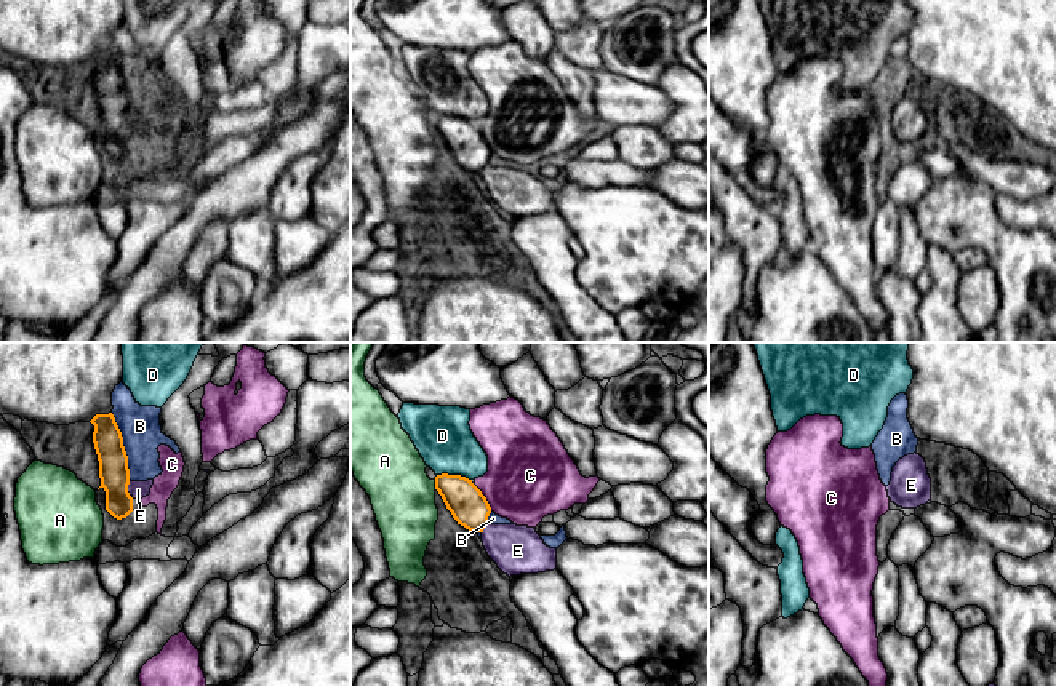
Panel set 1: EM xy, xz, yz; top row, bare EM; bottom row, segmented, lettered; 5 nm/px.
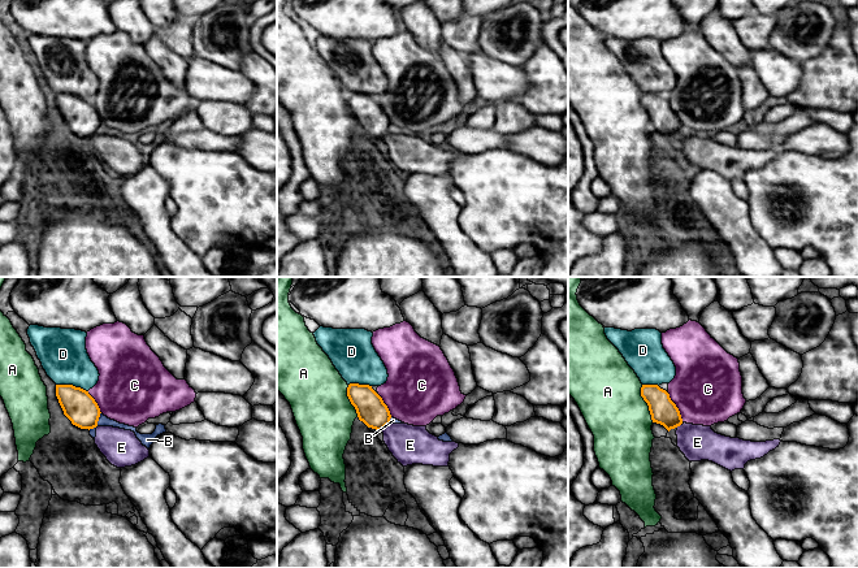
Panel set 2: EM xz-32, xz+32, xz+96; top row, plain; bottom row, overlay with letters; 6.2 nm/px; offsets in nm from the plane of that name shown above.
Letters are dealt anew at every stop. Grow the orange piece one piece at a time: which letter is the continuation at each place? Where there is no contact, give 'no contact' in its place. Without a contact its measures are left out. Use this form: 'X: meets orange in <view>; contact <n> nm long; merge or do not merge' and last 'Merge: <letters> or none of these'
A: meets orange in xz; contact 50 nm long; do not merge
B: meets orange in xy; contact 340 nm long; do not merge
C: meets orange in xz; contact 160 nm long; do not merge
D: meets orange in xz; contact 180 nm long; do not merge
E: meets orange in xy; contact 100 nm long; do not merge
Merge: none of these

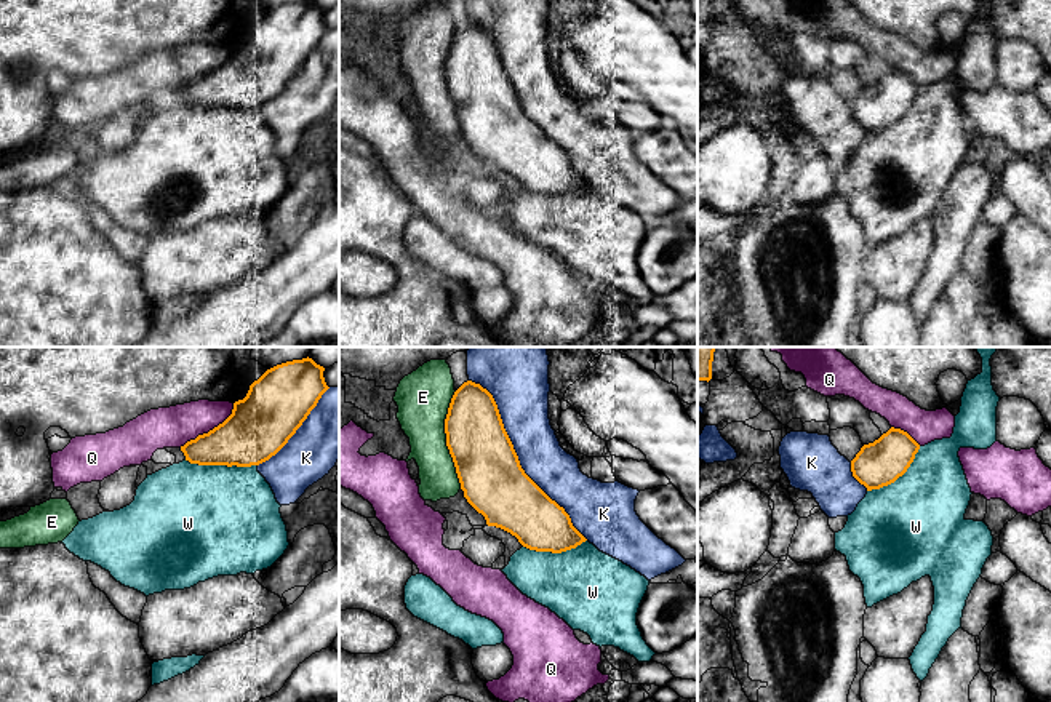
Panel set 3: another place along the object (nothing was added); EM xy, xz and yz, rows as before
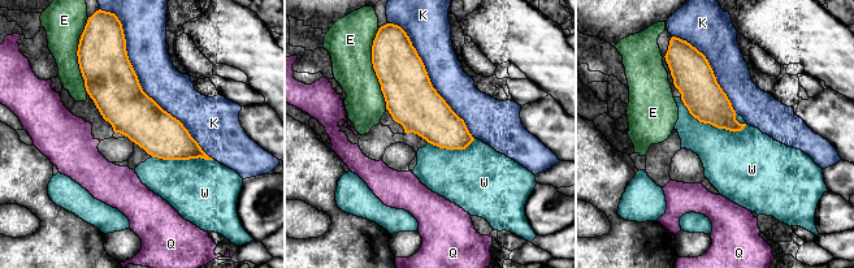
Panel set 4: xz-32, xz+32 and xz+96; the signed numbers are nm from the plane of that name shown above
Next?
E: meets orange in xz; contact 500 nm long; do not merge
K: meets orange in xz; contact 1000 nm long; do not merge
Q: meets orange in xy; contact 360 nm long; do not merge
W: meets orange in xy; contact 360 nm long; merge
Merge: W

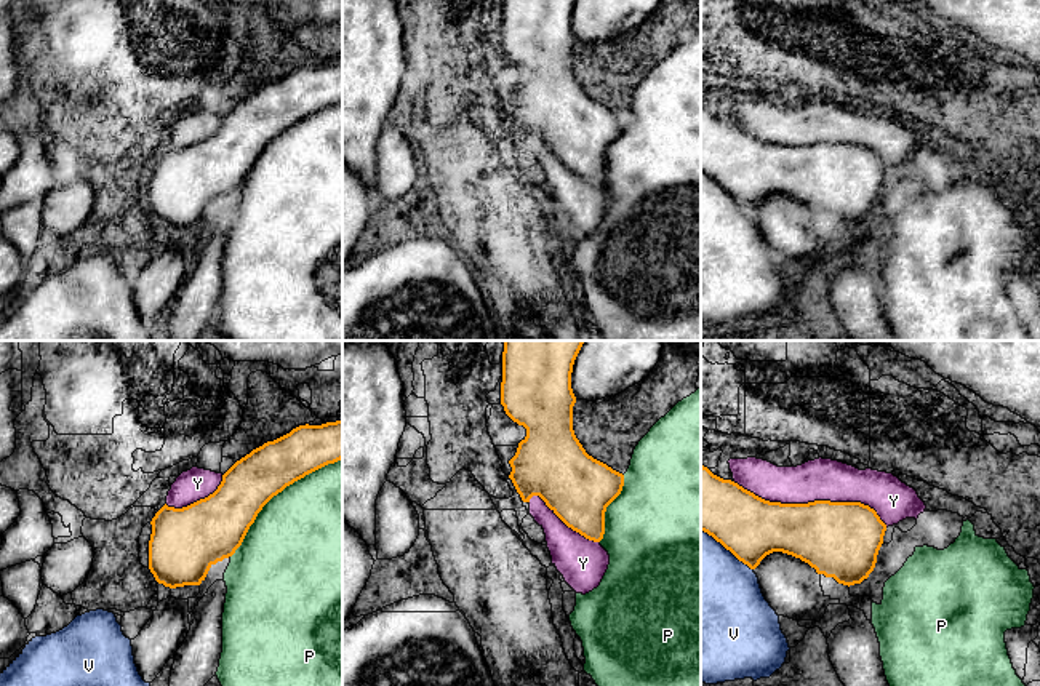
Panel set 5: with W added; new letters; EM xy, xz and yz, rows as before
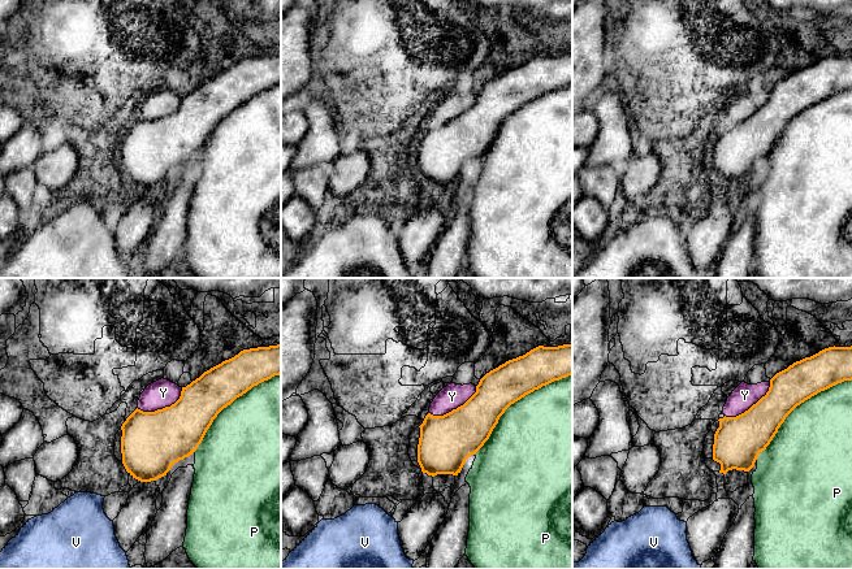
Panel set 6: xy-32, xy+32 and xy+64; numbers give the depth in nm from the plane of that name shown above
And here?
P: meets orange in xy; contact 750 nm long; do not merge
V: meets orange in yz; contact 340 nm long; do not merge
Y: meets orange in yz; contact 800 nm long; do not merge
Merge: none of these

